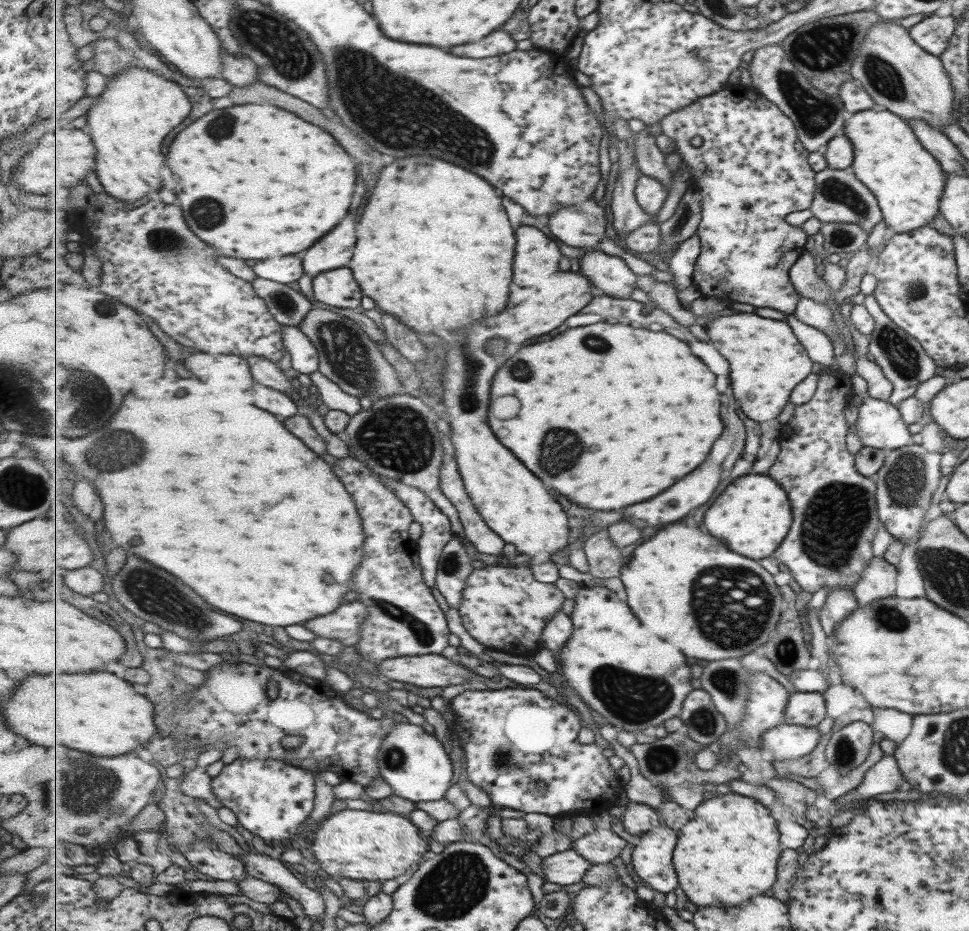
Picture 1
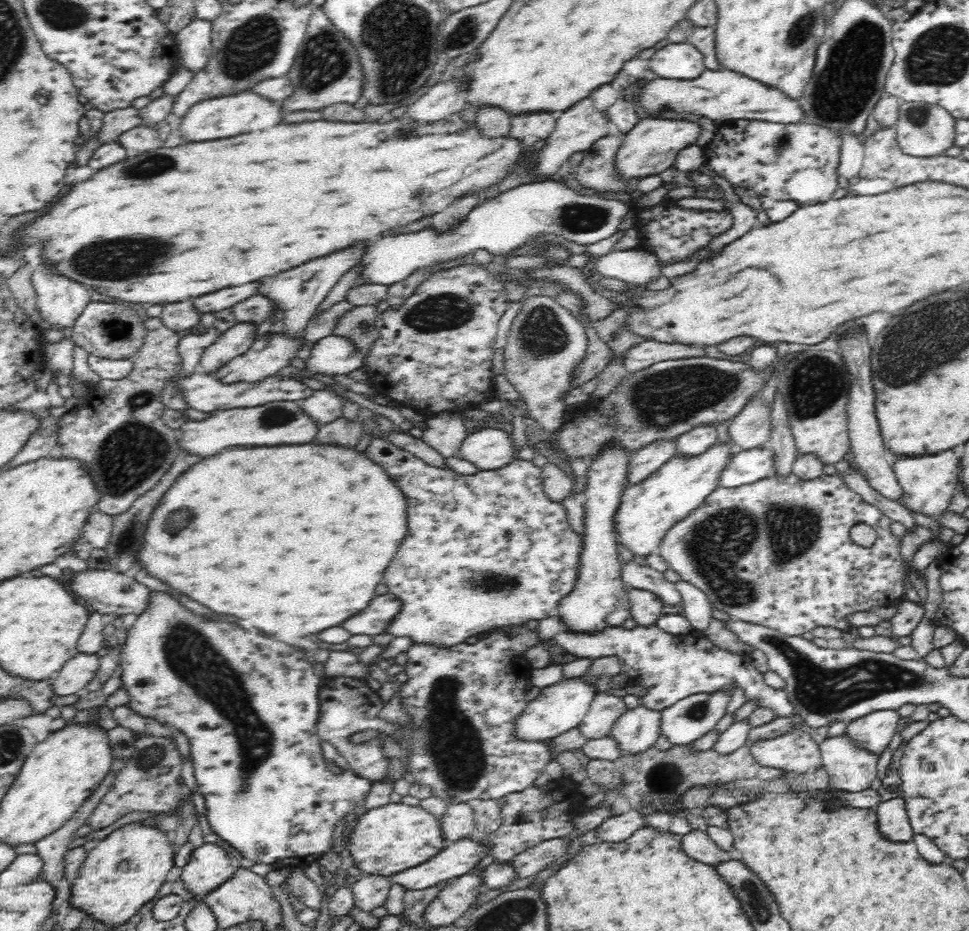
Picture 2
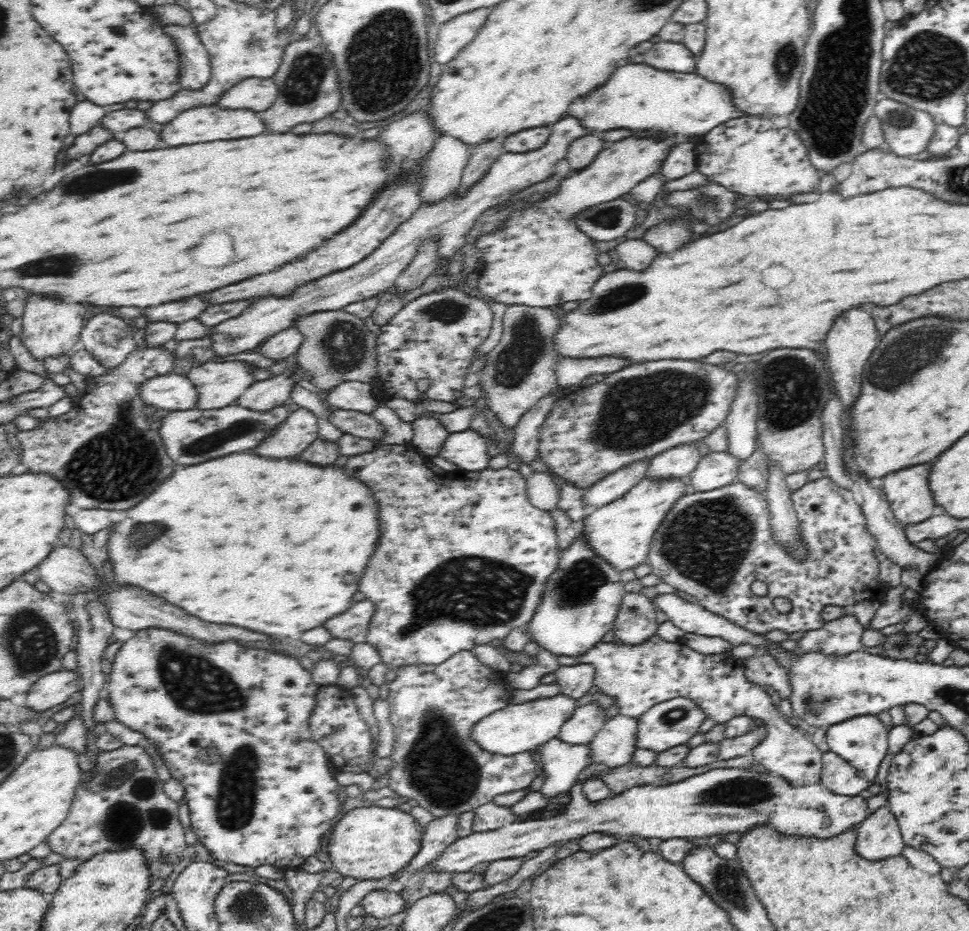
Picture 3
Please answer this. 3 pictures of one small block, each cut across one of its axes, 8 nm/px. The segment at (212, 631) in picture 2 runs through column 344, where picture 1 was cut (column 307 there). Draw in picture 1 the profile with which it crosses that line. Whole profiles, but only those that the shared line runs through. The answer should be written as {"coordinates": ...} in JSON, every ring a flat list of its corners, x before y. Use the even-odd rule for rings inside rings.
{"coordinates":[[237,758,212,780,212,787,222,806,231,809,245,829,261,837,267,845,284,848,296,846,317,798,313,769,308,771,267,758]]}

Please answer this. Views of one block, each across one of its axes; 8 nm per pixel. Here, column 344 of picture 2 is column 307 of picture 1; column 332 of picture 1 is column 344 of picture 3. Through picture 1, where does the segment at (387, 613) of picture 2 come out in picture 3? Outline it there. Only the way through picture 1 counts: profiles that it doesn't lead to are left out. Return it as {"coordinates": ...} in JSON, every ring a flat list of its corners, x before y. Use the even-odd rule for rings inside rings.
{"coordinates":[[363,599,350,608,350,612,344,612,344,616,338,616,330,620,330,624,324,624,332,639,348,639,356,643,366,643,368,639,368,630,372,616,376,614,378,605,370,599]]}

